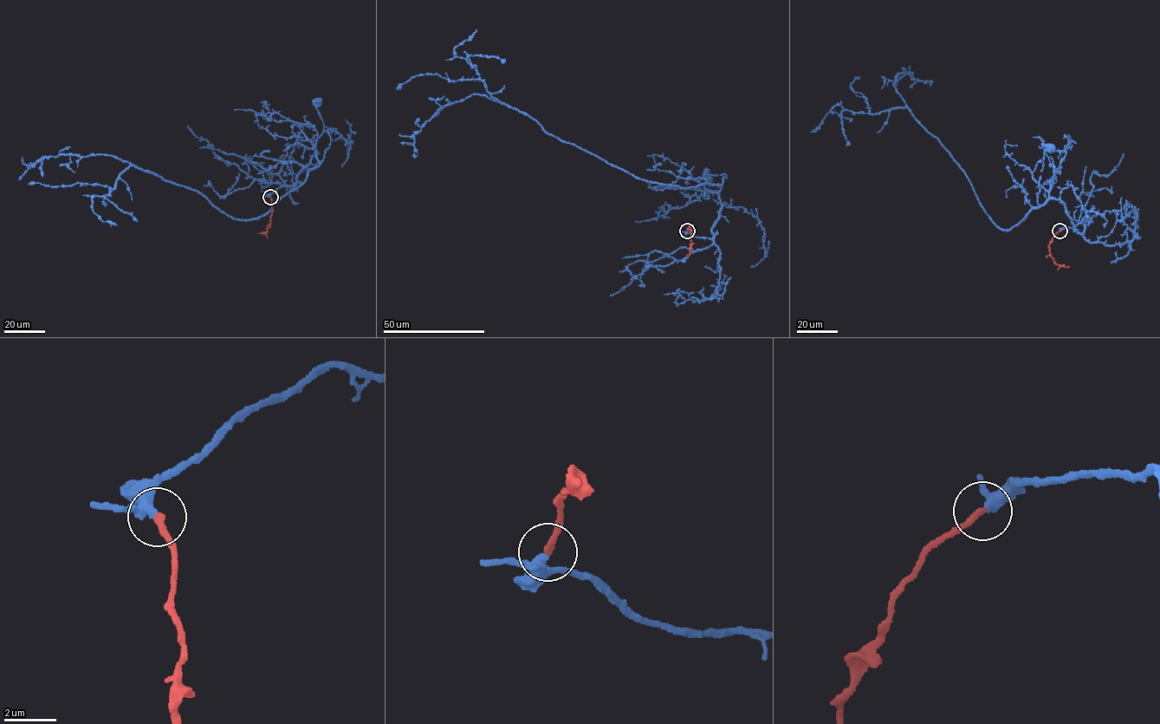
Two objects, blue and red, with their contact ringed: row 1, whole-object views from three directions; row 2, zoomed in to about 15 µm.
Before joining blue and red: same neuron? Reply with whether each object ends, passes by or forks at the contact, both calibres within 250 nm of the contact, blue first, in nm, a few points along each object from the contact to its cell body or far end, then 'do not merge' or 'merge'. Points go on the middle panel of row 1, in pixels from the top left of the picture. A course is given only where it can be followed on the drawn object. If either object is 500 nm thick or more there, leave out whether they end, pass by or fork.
blue passes by; red ends there; 320 nm thick on the blue side, 280 nm on the other; blue runs (687, 231), (713, 236), (722, 206), (718, 192), (726, 178), (723, 173), (706, 179); red runs (687, 231), (690, 225), (690, 248), (687, 255); merge

